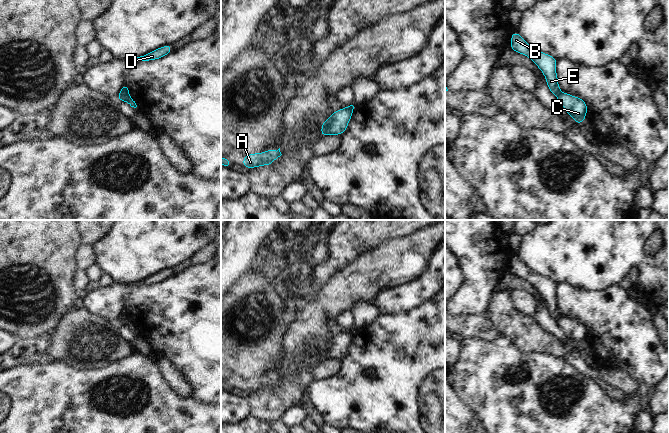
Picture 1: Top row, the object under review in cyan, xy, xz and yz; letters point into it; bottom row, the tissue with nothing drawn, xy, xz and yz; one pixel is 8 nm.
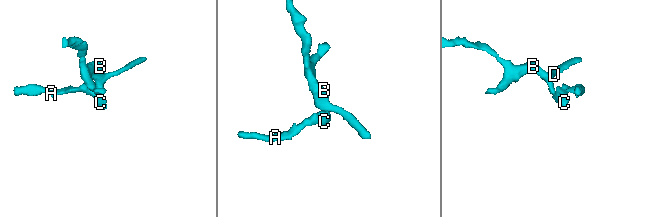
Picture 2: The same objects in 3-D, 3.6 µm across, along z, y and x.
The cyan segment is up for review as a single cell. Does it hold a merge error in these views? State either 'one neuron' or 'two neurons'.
two neurons

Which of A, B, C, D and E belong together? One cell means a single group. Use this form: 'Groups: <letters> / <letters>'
Groups: A C / B D E

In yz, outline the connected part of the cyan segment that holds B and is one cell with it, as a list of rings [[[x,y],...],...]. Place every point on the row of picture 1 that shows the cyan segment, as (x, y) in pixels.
[[[516,31],[512,33],[510,49],[529,57],[544,74],[551,93],[555,96],[559,95],[560,87],[556,74],[557,59],[534,50]]]

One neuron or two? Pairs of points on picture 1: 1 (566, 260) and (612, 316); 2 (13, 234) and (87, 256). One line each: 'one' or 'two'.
1: two
2: two

